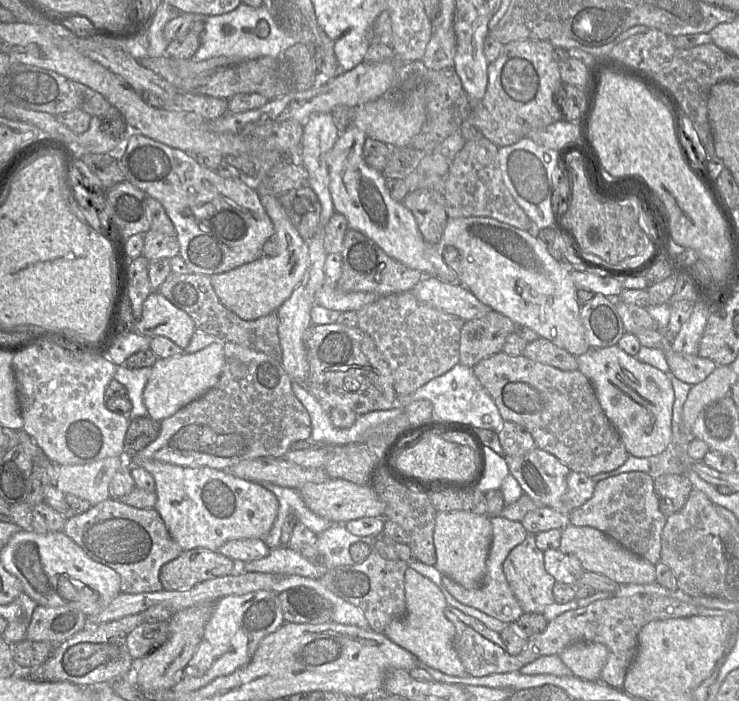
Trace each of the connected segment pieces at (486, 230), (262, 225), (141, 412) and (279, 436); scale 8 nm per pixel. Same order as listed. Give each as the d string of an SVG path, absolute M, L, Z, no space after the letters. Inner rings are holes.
M460 217L448 218L441 240L437 243L438 250L443 254L444 261L456 272L460 285L471 291L482 303L488 305L492 310L508 317L516 325L524 325L535 331L540 338L549 340L557 347L566 350L578 357L590 350L587 343L584 328L580 319L580 306L576 300L576 287L570 278L570 270L563 261L555 260L547 251L544 244L535 237L534 231L523 231L509 224L500 222L490 217Z
M132 132L116 153L125 180L159 201L172 221L179 243L179 255L192 273L212 276L234 270L260 259L265 243L275 233L272 220L267 215L259 195L240 179L225 179L200 166L195 156Z
M125 365L116 368L114 379L127 389L127 397L132 404L128 415L129 420L148 416L147 408L143 402L143 390L151 373L150 367L131 369Z
M224 342L223 350L224 366L217 383L174 415L160 421L158 437L138 453L125 457L130 467L142 467L144 461L155 460L181 467L225 470L243 460L259 457L282 458L291 450L294 442L310 439L310 416L295 396L293 381L282 364L262 352L232 342Z

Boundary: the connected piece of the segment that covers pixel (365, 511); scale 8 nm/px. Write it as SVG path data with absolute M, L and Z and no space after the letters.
M329 479L326 482L318 484L308 483L298 490L306 507L332 524L344 525L350 520L364 517L383 518L384 504L368 484L357 485L344 479Z

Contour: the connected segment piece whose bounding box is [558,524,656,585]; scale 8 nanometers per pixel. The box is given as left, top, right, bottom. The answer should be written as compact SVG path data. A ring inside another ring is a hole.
M569 524L561 531L561 541L558 550L565 554L575 555L581 562L584 571L605 575L620 585L651 584L656 582L655 565L592 527Z

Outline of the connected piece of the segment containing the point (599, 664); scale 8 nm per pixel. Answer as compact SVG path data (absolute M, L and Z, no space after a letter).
M577 642L565 648L559 657L572 674L588 681L600 681L600 673L608 658L606 645Z

